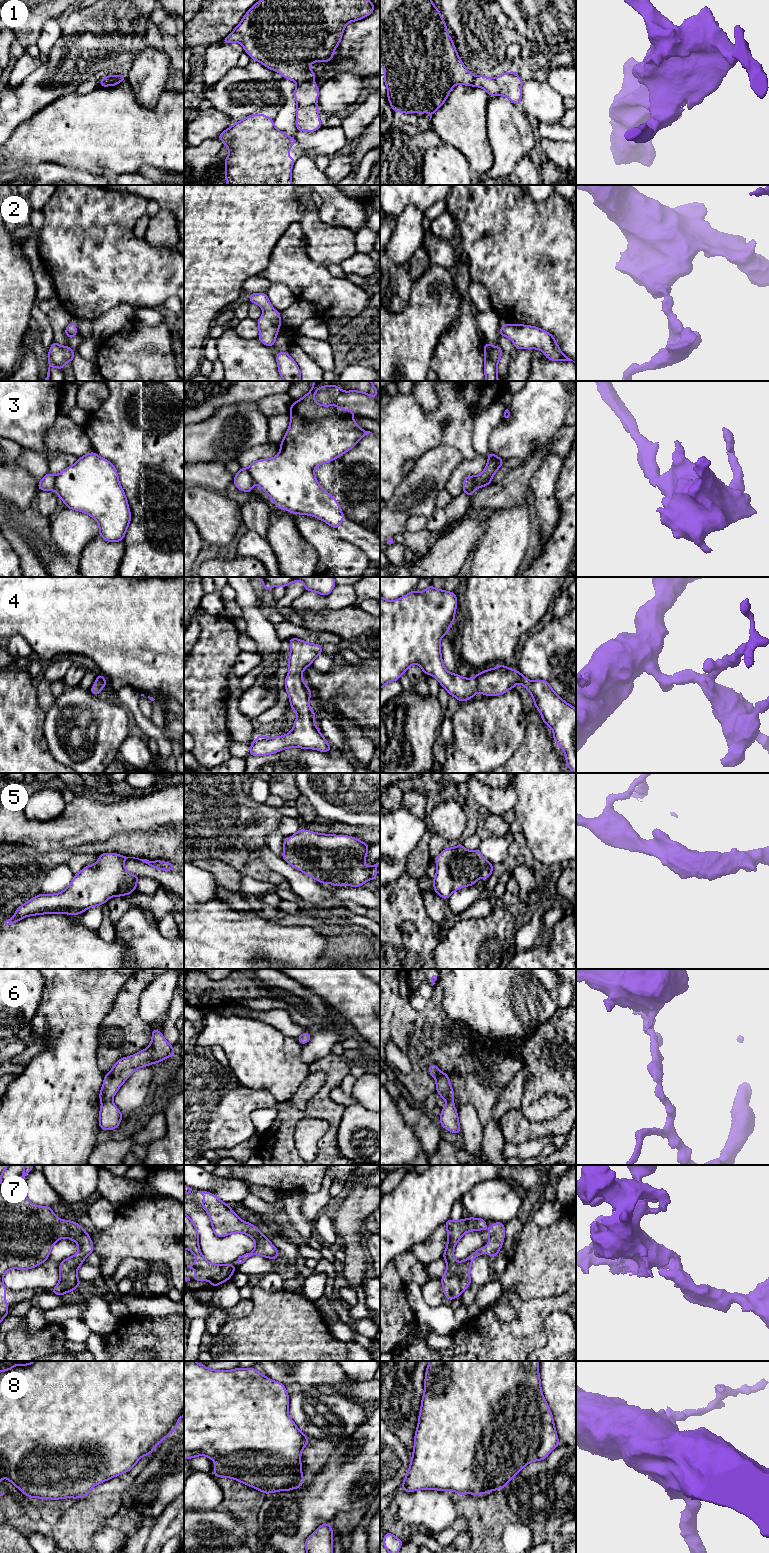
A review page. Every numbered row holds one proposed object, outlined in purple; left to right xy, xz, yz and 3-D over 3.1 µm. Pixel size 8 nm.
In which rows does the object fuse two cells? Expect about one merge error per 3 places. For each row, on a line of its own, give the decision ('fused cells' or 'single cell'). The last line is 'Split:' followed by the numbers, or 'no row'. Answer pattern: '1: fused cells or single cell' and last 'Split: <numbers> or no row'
1: fused cells
2: single cell
3: fused cells
4: single cell
5: single cell
6: single cell
7: single cell
8: single cell
Split: 1, 3

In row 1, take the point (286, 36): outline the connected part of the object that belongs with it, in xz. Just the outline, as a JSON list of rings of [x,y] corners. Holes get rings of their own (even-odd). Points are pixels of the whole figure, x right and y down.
[[[260,0],[248,10],[248,12],[242,18],[241,22],[237,25],[237,27],[221,42],[240,43],[244,47],[245,52],[251,57],[251,59],[262,63],[270,70],[277,71],[285,79],[292,80],[298,85],[306,82],[314,82],[316,73],[309,69],[310,65],[313,62],[318,61],[330,62],[334,55],[335,49],[342,39],[345,26],[349,22],[359,21],[360,19],[367,17],[373,12],[374,7],[375,5],[370,0]]]

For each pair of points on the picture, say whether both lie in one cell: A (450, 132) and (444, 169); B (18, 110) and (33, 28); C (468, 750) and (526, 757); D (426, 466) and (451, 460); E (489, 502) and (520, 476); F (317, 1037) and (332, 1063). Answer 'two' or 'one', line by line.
A: two
B: two
C: two
D: one
E: one
F: two

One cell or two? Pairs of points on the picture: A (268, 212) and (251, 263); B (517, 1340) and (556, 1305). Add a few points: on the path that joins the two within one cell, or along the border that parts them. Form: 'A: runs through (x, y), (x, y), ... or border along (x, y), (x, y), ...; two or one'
A: runs through (255, 225), (251, 229), (251, 250); one
B: runs through (525, 1328), (526, 1323), (544, 1306); one

